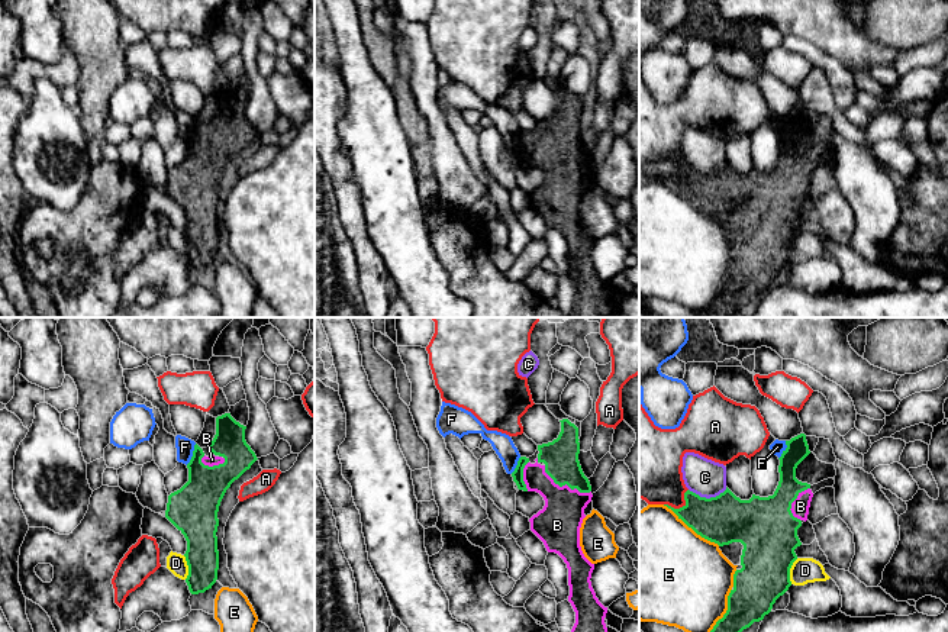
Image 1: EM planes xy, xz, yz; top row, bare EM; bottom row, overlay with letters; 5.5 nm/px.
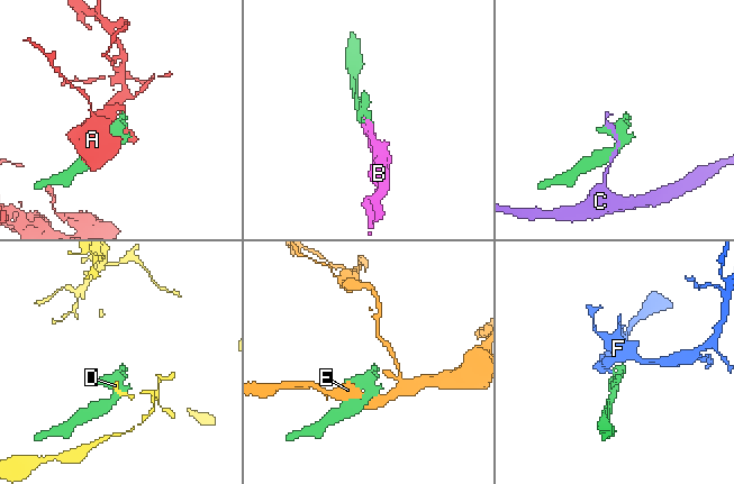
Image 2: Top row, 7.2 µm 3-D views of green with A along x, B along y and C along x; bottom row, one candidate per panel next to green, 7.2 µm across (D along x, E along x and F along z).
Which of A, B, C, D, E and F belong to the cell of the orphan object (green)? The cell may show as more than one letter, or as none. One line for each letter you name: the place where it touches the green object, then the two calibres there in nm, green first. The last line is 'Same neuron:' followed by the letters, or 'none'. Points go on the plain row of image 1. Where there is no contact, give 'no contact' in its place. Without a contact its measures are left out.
B: meets green in xz at (564, 160); 190 nm thick on the green side, 240 nm on the other
Same neuron: B

